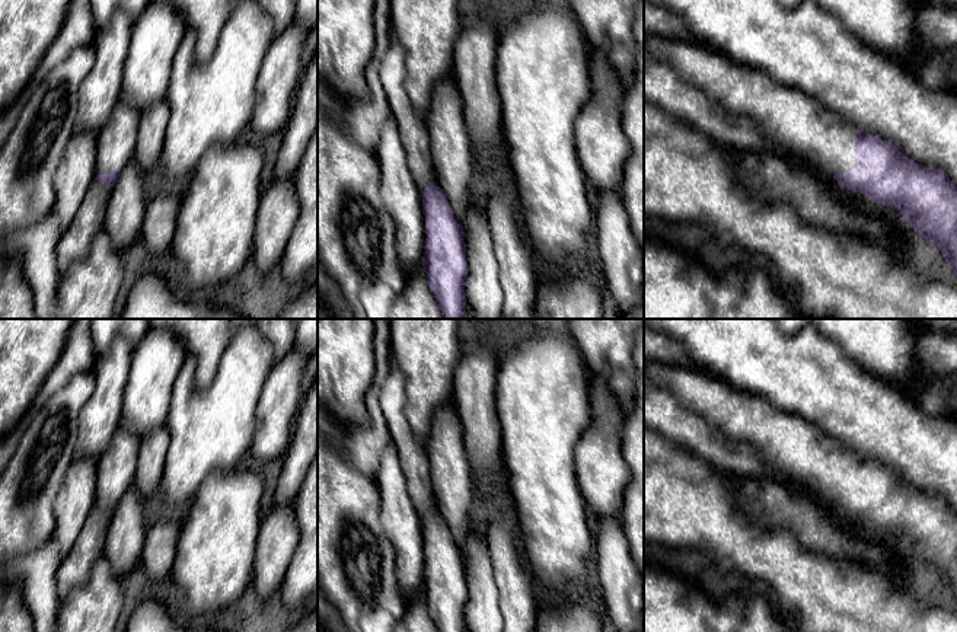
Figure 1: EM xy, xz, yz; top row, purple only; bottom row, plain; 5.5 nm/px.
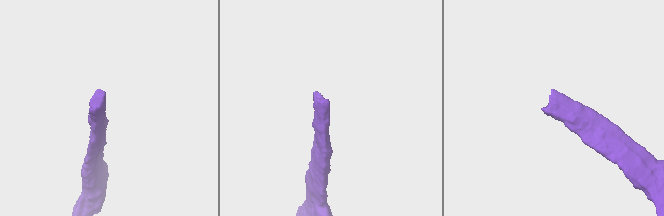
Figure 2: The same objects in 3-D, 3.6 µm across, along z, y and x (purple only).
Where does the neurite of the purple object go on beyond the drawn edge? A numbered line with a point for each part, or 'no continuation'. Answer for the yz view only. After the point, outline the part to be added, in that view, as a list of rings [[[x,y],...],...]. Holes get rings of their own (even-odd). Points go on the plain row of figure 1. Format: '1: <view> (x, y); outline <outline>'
1: yz (800, 450); outline [[[644,363],[644,377],[655,386],[673,390],[679,400],[704,415],[714,427],[720,428],[734,441],[752,444],[768,462],[789,481],[804,483],[817,491],[826,501],[849,499],[855,489],[856,451],[846,449],[839,440],[826,434],[816,422],[804,416],[791,415],[778,409],[769,399],[759,393],[737,387],[698,364],[685,368],[682,364]]]

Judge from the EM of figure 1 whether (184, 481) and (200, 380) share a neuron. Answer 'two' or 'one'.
two

